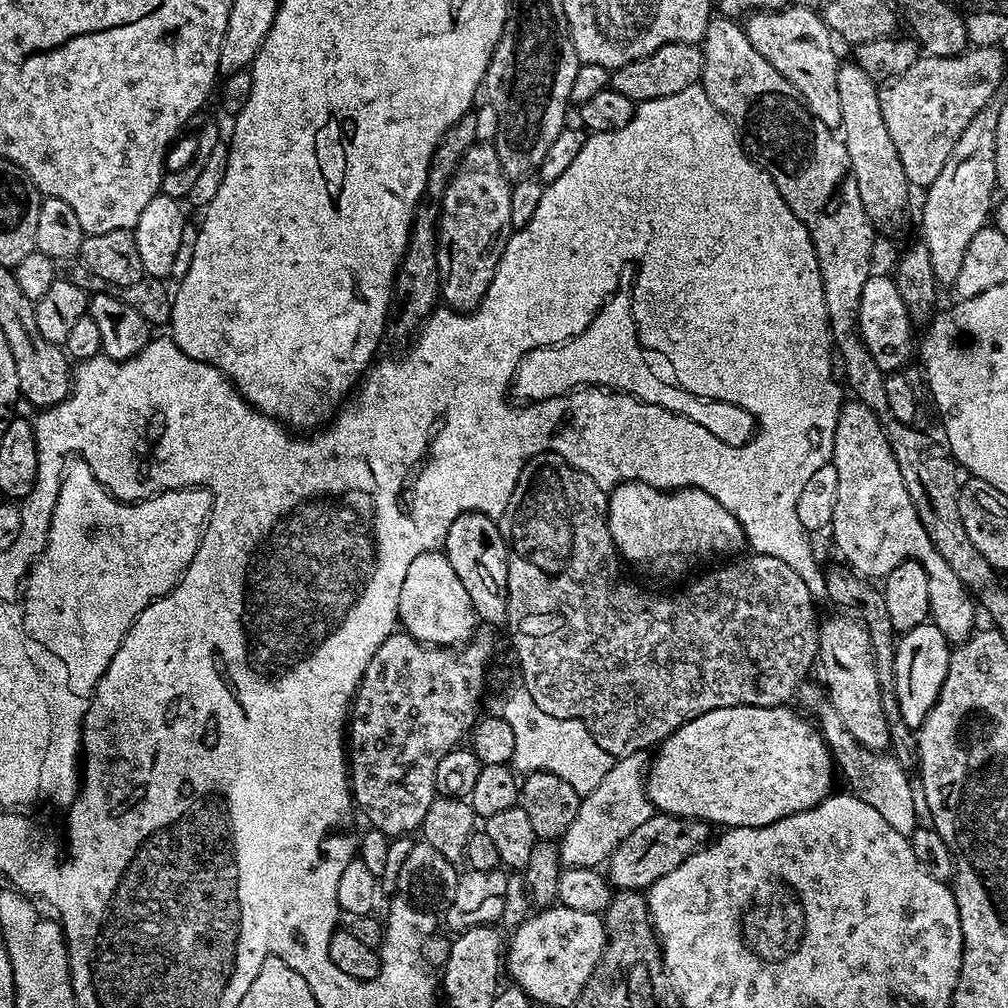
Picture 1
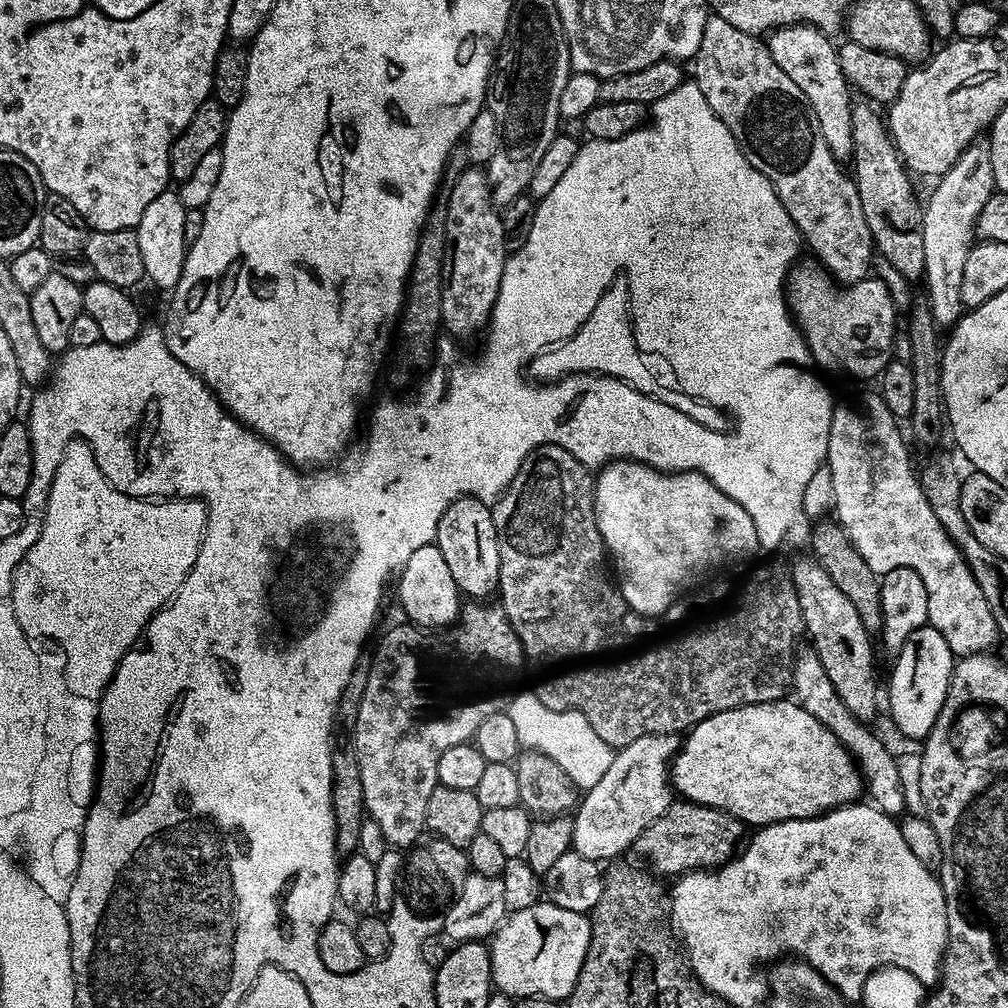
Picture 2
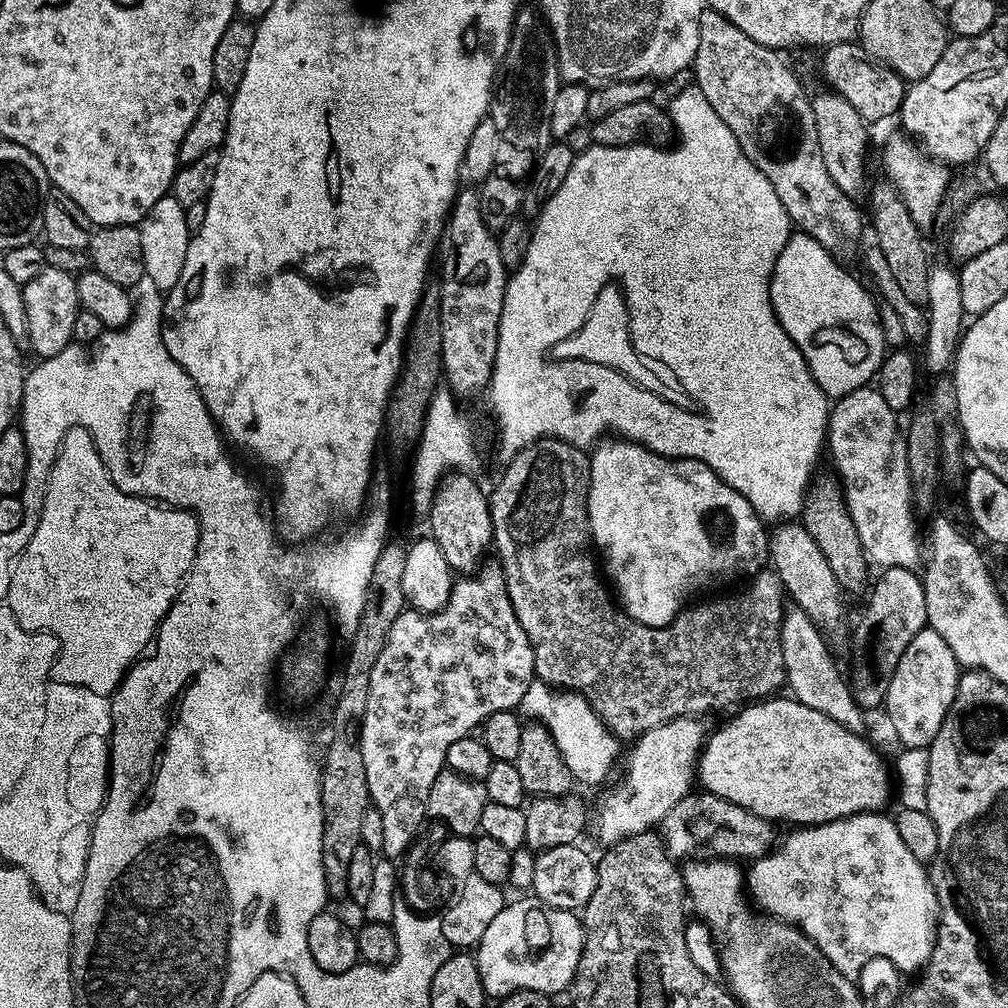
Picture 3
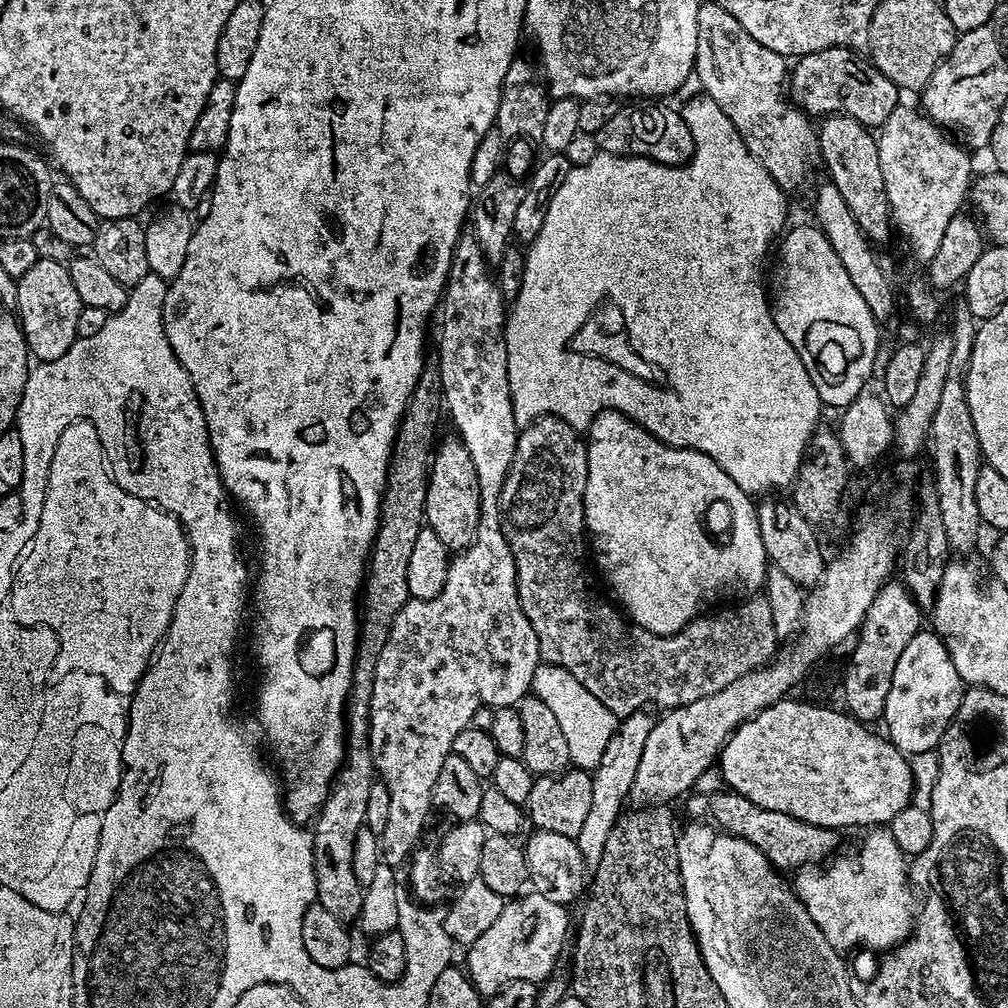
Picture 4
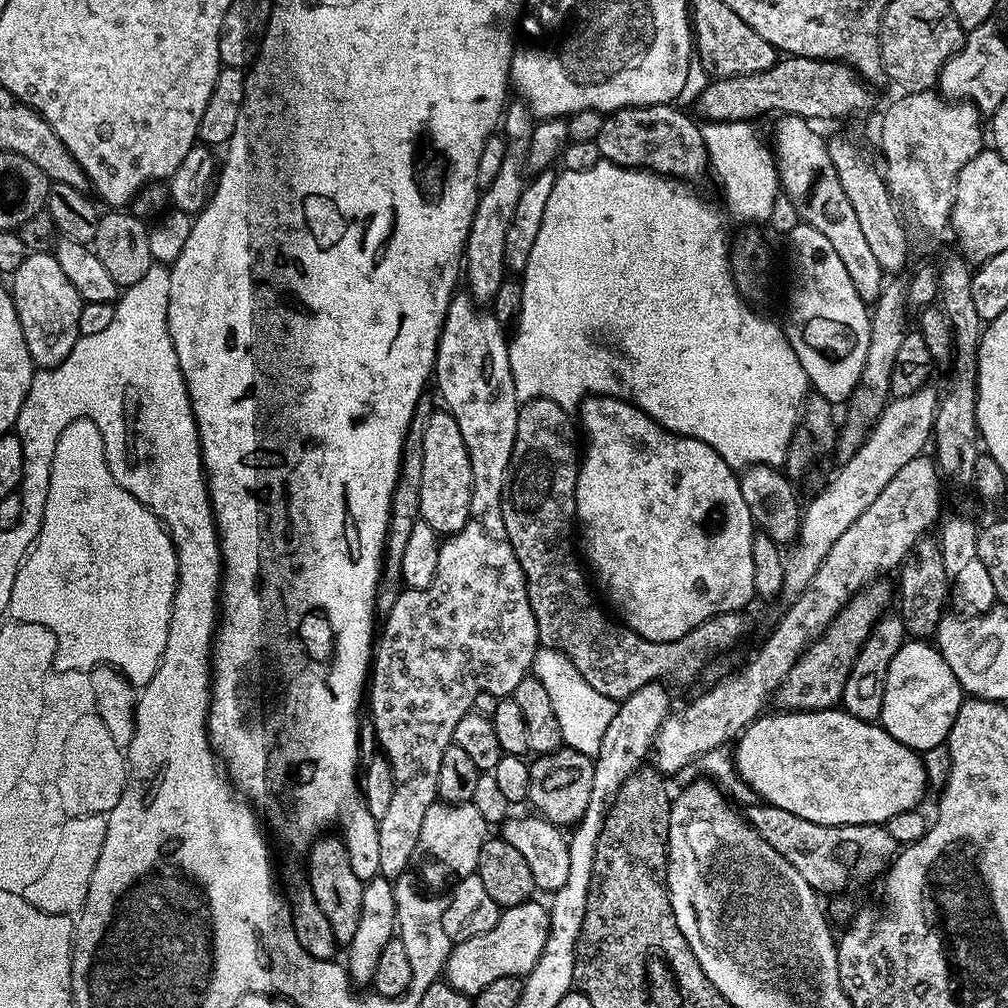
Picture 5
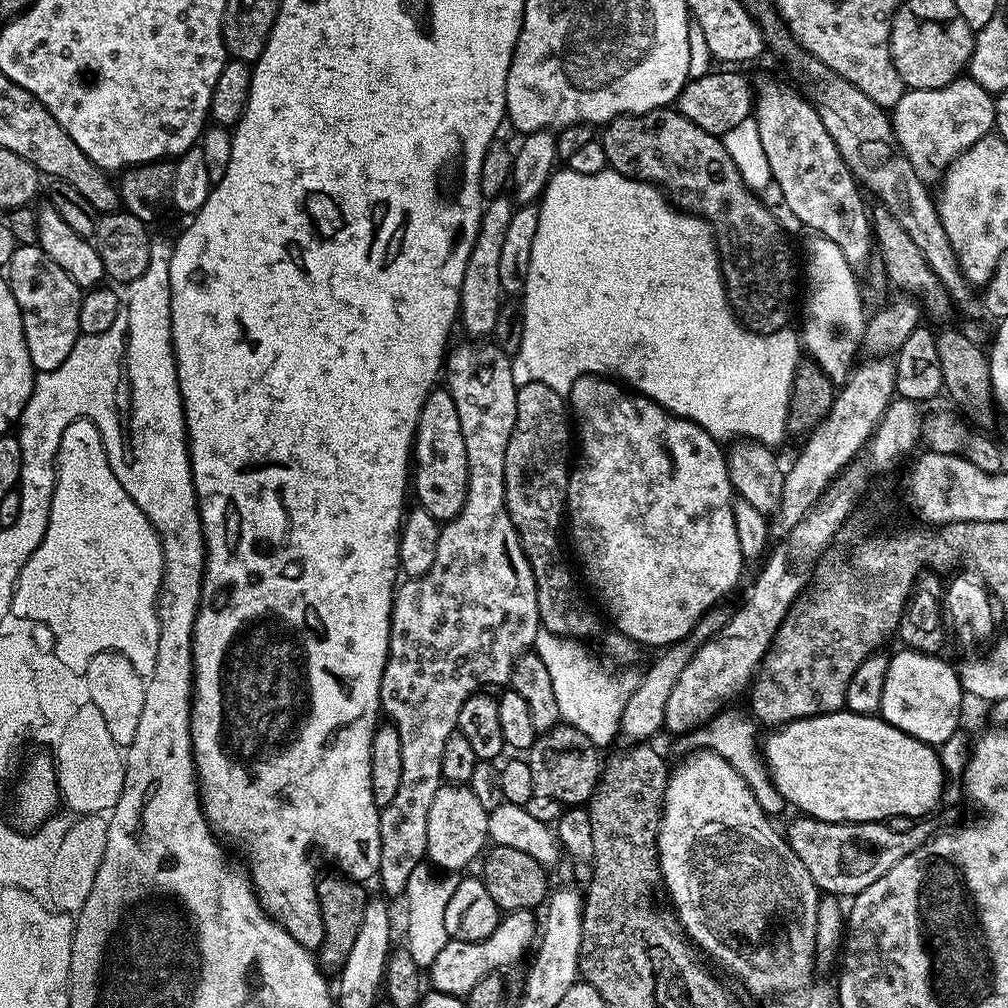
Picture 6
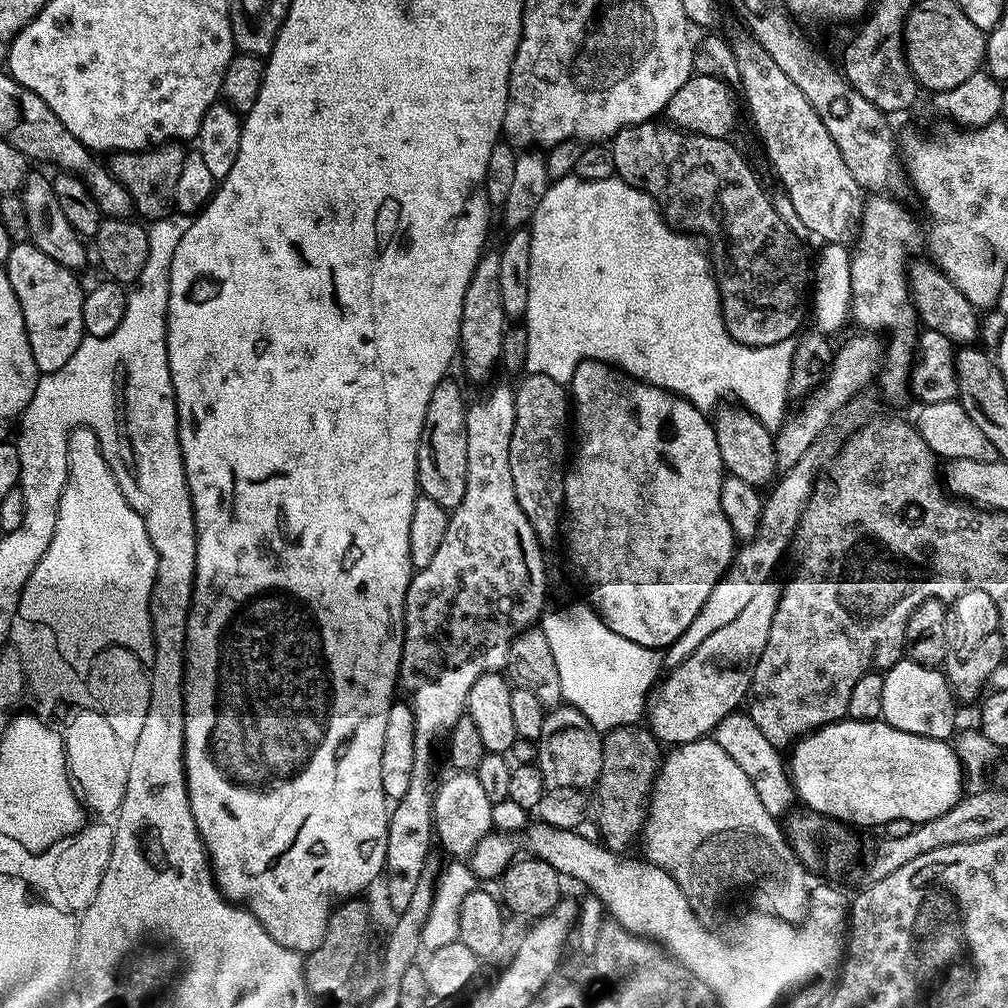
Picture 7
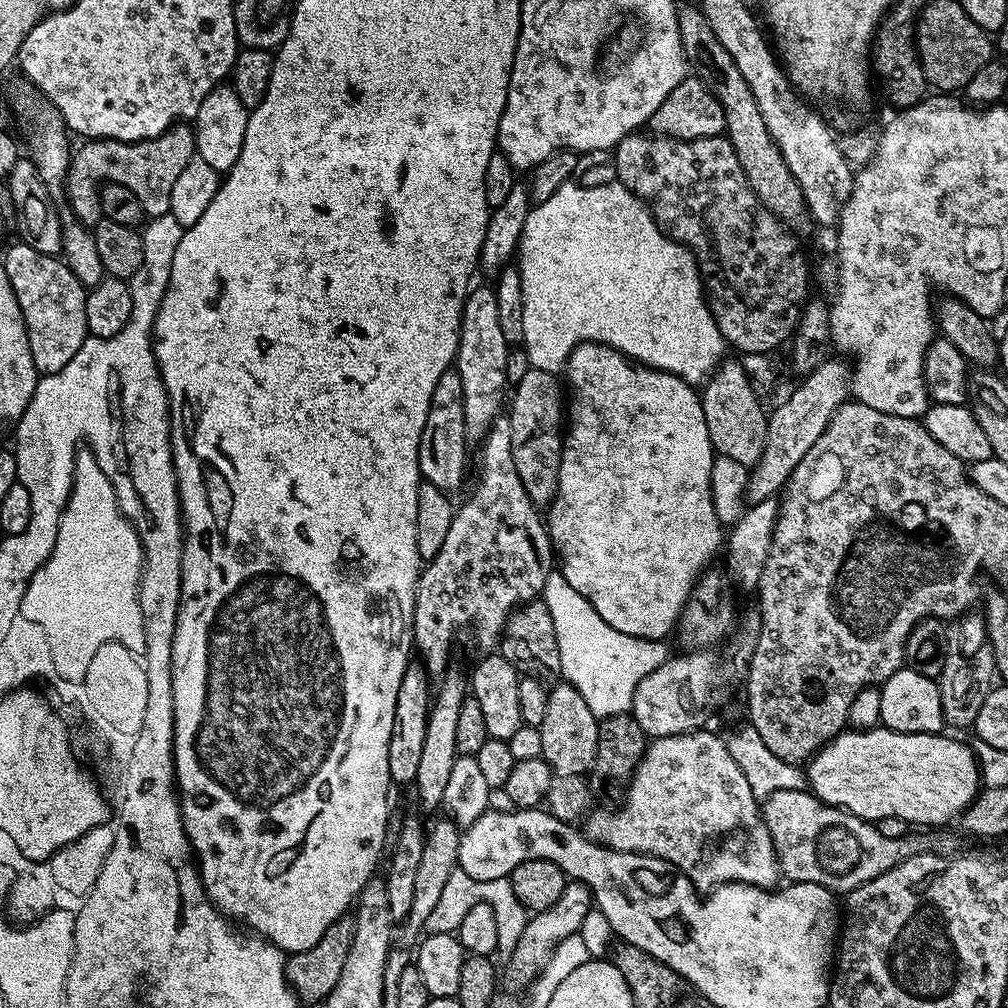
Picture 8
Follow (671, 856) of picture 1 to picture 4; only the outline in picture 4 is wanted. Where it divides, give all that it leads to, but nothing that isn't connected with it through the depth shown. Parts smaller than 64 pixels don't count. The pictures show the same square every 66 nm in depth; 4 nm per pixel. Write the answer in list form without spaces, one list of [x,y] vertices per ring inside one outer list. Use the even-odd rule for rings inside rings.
[[[721,790],[708,795],[692,794],[687,797],[687,800],[688,812],[692,815],[689,817],[703,817],[700,815],[703,814],[705,808],[712,815],[711,823],[717,829],[731,832],[732,835],[758,846],[758,850],[766,854],[768,861],[780,870],[788,867],[799,870],[809,866],[823,865],[837,851],[835,848],[840,844],[841,833],[837,829],[807,824],[790,814],[782,814],[778,810],[766,810],[762,806],[752,804],[750,798],[731,790]]]

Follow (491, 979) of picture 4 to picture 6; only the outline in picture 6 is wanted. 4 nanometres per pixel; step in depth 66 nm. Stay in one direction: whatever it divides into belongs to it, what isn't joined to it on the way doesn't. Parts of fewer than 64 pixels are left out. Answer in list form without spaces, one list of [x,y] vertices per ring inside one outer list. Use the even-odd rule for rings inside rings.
[[[518,910],[509,912],[501,919],[500,925],[482,942],[462,942],[461,940],[448,939],[446,946],[438,950],[437,957],[429,968],[426,969],[426,980],[430,983],[431,991],[442,994],[454,994],[461,998],[468,996],[470,990],[488,972],[500,972],[511,964],[516,964],[524,955],[529,955],[534,941],[538,936],[538,916],[532,910]]]

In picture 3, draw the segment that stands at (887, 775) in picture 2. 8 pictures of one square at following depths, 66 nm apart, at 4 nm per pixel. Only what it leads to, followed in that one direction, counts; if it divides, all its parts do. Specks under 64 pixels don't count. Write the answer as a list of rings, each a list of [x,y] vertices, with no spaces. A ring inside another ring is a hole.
[[[792,606],[785,611],[780,641],[784,678],[787,691],[792,691],[789,692],[791,699],[802,702],[802,706],[810,706],[810,710],[818,710],[818,714],[826,714],[826,718],[834,718],[834,722],[838,722],[838,726],[846,726],[846,730],[863,733],[865,709],[852,696],[845,673],[844,676],[840,673],[835,658],[828,650],[829,641],[800,607]]]

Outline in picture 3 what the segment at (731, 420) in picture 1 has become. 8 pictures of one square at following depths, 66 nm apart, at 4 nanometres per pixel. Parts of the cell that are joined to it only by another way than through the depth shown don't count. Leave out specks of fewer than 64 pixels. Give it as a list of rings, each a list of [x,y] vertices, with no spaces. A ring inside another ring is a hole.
[[[609,282],[606,286],[602,286],[602,290],[598,290],[598,298],[594,298],[594,306],[590,306],[590,314],[582,322],[580,329],[559,340],[550,349],[550,356],[553,361],[583,362],[618,370],[618,374],[630,377],[638,386],[658,394],[661,400],[670,402],[679,408],[691,409],[693,407],[694,401],[687,390],[675,382],[664,384],[663,378],[652,369],[655,367],[633,346],[628,325],[628,303],[624,301],[624,289],[619,283]]]

